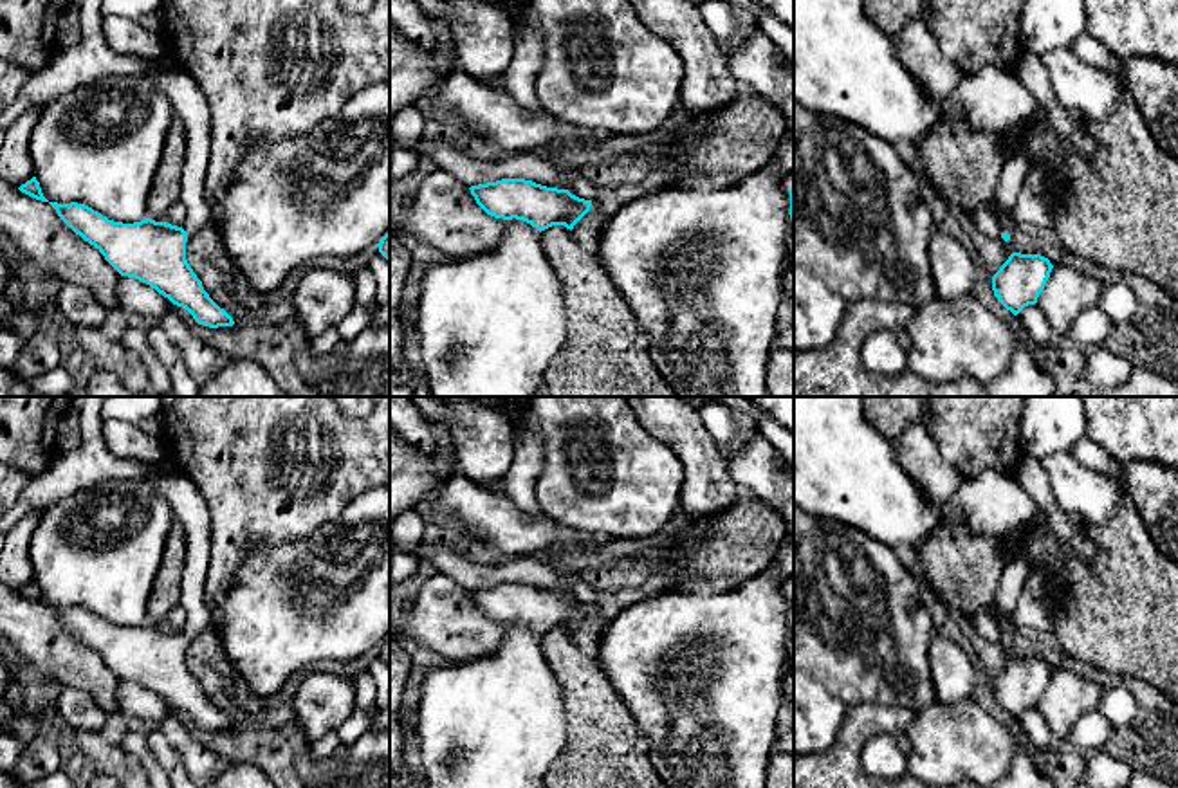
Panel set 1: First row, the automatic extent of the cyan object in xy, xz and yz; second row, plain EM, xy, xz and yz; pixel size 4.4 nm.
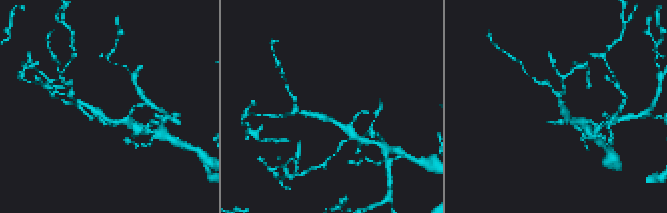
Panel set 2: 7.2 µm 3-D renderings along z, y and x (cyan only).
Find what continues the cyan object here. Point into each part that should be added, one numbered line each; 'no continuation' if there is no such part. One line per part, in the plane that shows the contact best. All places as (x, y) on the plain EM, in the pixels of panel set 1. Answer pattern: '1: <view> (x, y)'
1: xy (190, 509)

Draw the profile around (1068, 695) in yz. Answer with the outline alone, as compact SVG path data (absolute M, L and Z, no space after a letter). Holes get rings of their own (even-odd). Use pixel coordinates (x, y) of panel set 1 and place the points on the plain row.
M1068 667L1054 669L1035 709L1043 714L1057 745L1068 738L1082 714L1099 710L1102 691L1097 682Z

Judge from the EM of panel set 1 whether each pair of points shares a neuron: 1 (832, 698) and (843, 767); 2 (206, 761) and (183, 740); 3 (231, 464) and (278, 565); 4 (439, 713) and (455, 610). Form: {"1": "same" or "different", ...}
{"1": "different", "2": "same", "3": "different", "4": "different"}

